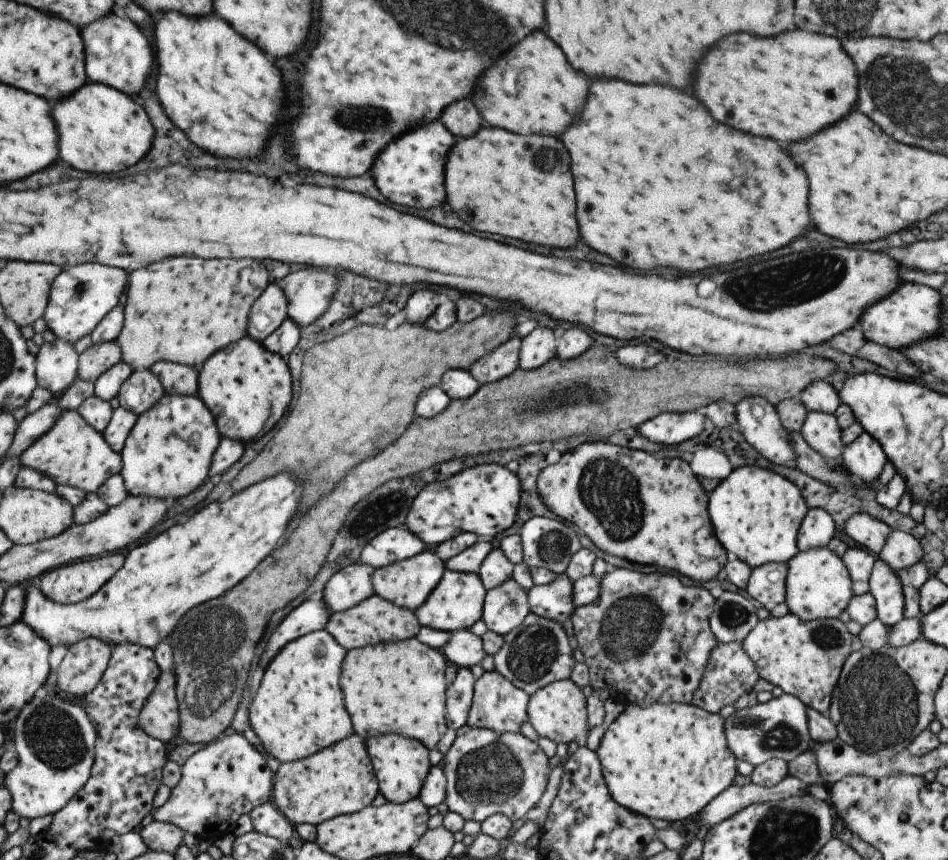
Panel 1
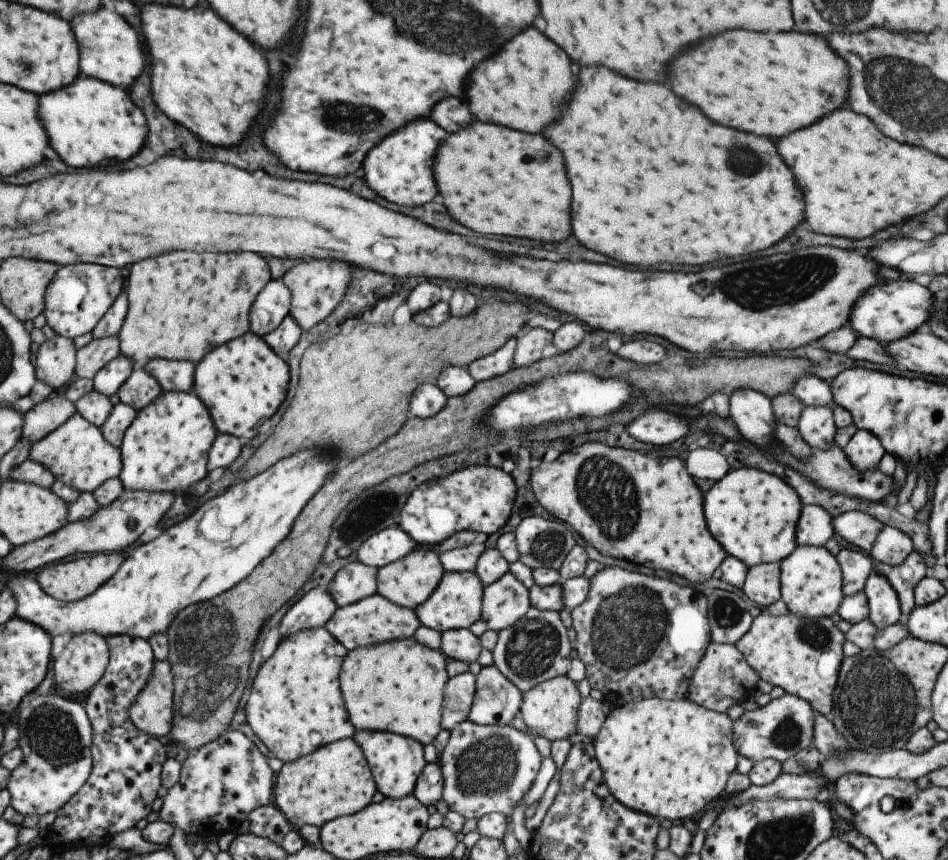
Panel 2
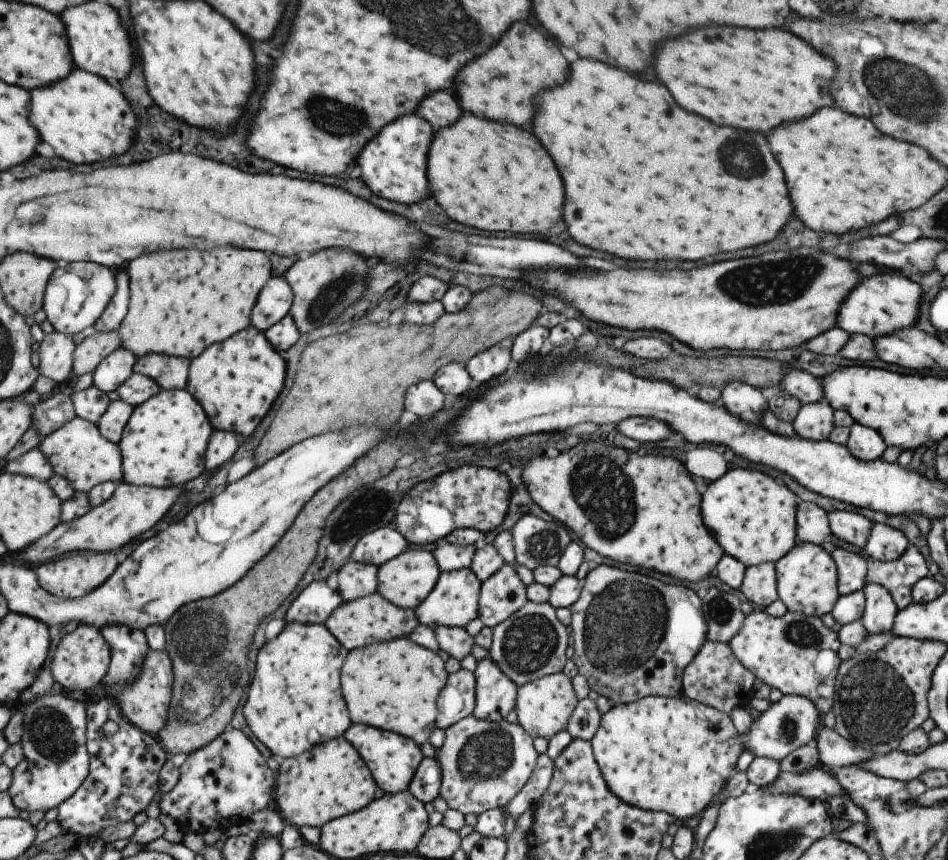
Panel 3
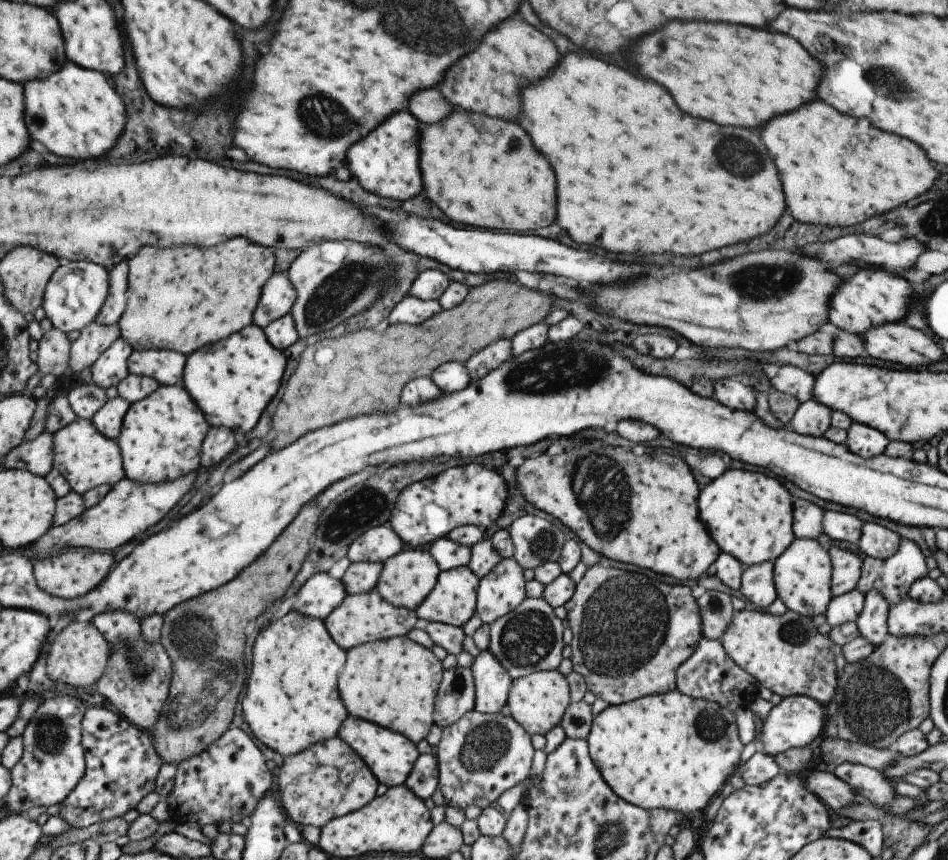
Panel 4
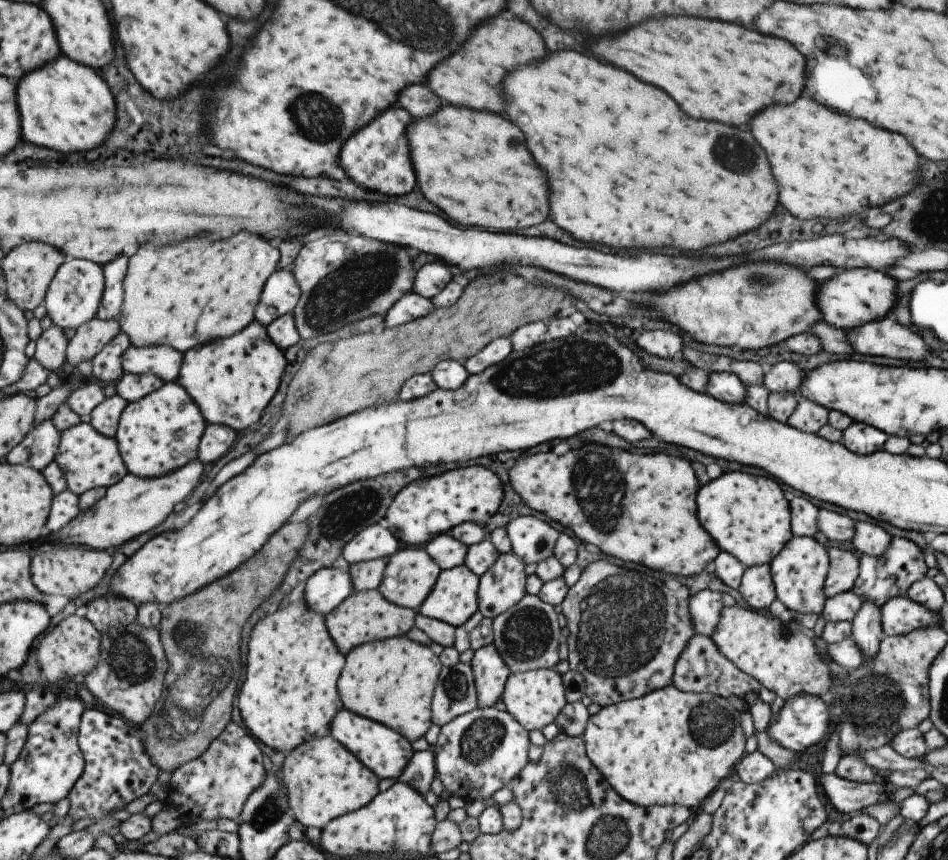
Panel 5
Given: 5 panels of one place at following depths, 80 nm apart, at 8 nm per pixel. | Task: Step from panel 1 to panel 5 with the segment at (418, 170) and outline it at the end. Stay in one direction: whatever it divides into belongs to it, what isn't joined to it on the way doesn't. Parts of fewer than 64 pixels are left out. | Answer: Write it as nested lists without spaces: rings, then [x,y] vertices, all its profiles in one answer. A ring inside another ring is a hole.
[[[393,106],[381,112],[377,120],[371,120],[341,145],[339,164],[355,184],[365,190],[375,190],[383,196],[403,196],[415,186],[415,174],[409,160],[409,146],[405,140],[405,128],[411,124],[411,116]]]

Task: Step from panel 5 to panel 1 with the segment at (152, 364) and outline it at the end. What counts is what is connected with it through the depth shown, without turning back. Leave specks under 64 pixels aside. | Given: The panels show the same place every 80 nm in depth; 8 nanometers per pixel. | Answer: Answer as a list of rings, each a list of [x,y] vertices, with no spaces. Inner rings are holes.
[[[157,362],[149,370],[159,380],[166,395],[196,396],[198,368],[195,370],[171,362]]]

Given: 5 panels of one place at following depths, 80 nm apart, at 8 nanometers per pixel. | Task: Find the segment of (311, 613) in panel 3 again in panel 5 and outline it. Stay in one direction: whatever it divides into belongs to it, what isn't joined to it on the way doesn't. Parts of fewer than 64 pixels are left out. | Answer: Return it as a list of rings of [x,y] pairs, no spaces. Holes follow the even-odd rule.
[[[321,567],[305,581],[302,602],[310,611],[325,616],[353,591],[348,570]]]

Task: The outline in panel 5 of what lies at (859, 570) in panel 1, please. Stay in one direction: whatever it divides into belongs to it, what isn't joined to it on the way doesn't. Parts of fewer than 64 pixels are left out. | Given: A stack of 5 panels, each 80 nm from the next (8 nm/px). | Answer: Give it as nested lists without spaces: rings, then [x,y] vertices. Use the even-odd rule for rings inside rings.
[[[828,548],[828,571],[824,580],[826,597],[851,590],[858,575],[858,559],[850,551]]]

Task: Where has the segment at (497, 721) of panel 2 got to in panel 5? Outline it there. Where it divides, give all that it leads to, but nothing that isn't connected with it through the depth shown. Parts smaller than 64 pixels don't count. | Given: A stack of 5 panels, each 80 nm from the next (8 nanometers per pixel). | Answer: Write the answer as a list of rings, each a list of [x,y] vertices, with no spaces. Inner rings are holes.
[[[492,644],[474,650],[470,663],[477,695],[477,708],[493,707],[501,698],[505,681],[510,674],[509,669]]]

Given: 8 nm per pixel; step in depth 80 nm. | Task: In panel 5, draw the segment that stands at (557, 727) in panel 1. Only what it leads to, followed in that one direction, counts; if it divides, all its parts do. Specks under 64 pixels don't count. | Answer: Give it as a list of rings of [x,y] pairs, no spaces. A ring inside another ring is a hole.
[[[554,668],[535,669],[517,674],[509,674],[504,684],[501,700],[506,711],[529,732],[543,730],[544,726],[556,719],[561,707],[566,703],[563,697],[564,688],[561,685],[561,676]]]

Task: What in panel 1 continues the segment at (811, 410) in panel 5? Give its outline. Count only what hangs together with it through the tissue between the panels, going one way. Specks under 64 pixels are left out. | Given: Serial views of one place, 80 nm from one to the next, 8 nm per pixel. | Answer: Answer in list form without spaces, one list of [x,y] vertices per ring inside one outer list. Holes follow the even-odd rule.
[[[808,411],[800,435],[803,440],[829,462],[838,462],[844,449],[834,415]]]

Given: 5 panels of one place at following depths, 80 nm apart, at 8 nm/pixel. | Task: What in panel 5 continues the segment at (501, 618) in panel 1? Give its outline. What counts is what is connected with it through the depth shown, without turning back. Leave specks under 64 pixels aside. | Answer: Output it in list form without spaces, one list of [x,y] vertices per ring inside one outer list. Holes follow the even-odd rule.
[[[512,552],[499,554],[497,560],[478,577],[476,609],[492,619],[517,604],[526,594],[524,564]]]

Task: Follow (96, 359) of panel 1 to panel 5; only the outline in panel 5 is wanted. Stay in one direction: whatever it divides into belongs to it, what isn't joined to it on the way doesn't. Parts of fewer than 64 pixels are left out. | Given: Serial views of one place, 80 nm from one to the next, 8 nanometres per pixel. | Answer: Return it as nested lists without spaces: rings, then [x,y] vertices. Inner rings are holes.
[[[93,317],[75,330],[69,339],[66,355],[74,368],[83,360],[91,360],[120,331],[120,326],[118,319],[101,320]]]

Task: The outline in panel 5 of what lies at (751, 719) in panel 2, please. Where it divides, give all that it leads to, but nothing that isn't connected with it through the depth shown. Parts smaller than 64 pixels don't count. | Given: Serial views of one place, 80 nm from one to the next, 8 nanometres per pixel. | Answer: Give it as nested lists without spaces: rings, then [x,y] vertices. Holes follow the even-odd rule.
[[[801,693],[787,700],[781,708],[772,715],[765,728],[767,736],[784,749],[792,750],[797,754],[805,752],[817,742],[825,742],[835,726],[829,720],[829,705],[825,705],[821,697]]]

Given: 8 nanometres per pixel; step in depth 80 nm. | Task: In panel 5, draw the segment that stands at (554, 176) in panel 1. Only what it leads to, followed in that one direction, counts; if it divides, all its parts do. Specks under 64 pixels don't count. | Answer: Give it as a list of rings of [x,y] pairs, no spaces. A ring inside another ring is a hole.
[[[443,106],[431,120],[425,118],[411,124],[407,140],[421,194],[455,224],[507,232],[541,224],[547,218],[547,176],[529,156],[521,130],[499,114]]]

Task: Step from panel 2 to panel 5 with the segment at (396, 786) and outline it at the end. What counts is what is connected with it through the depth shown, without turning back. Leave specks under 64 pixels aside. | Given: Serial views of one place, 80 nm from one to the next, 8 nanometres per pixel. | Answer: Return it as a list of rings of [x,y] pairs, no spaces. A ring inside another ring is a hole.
[[[343,708],[334,714],[329,730],[328,736],[352,752],[353,756],[356,756],[379,780],[382,778],[399,780],[400,774],[414,753],[410,742],[402,734]]]

